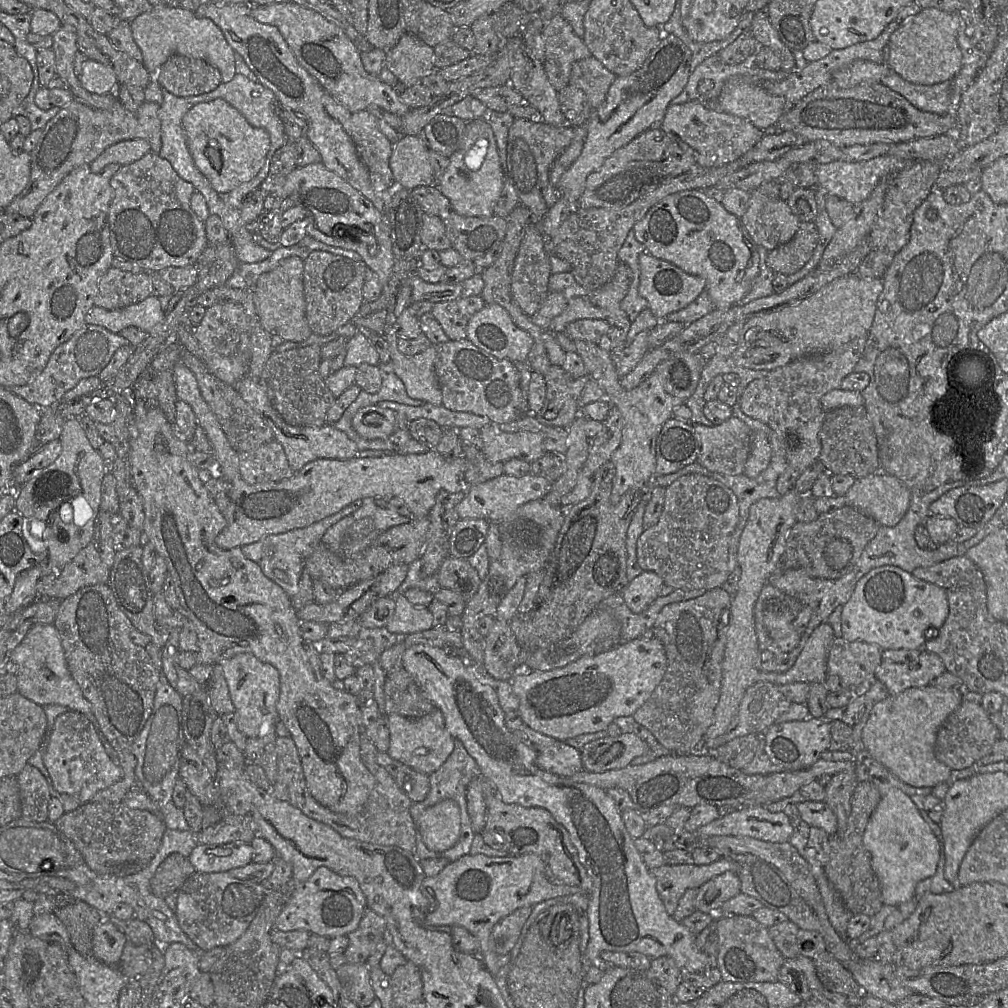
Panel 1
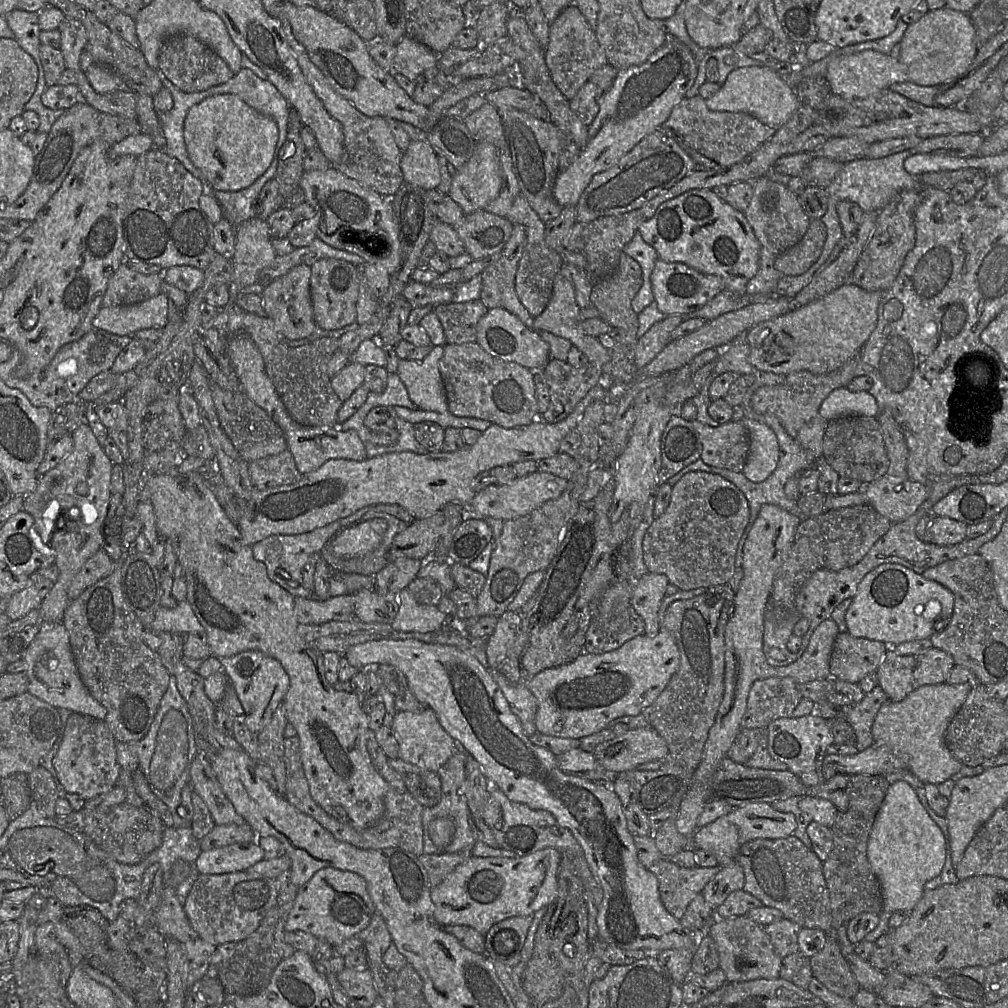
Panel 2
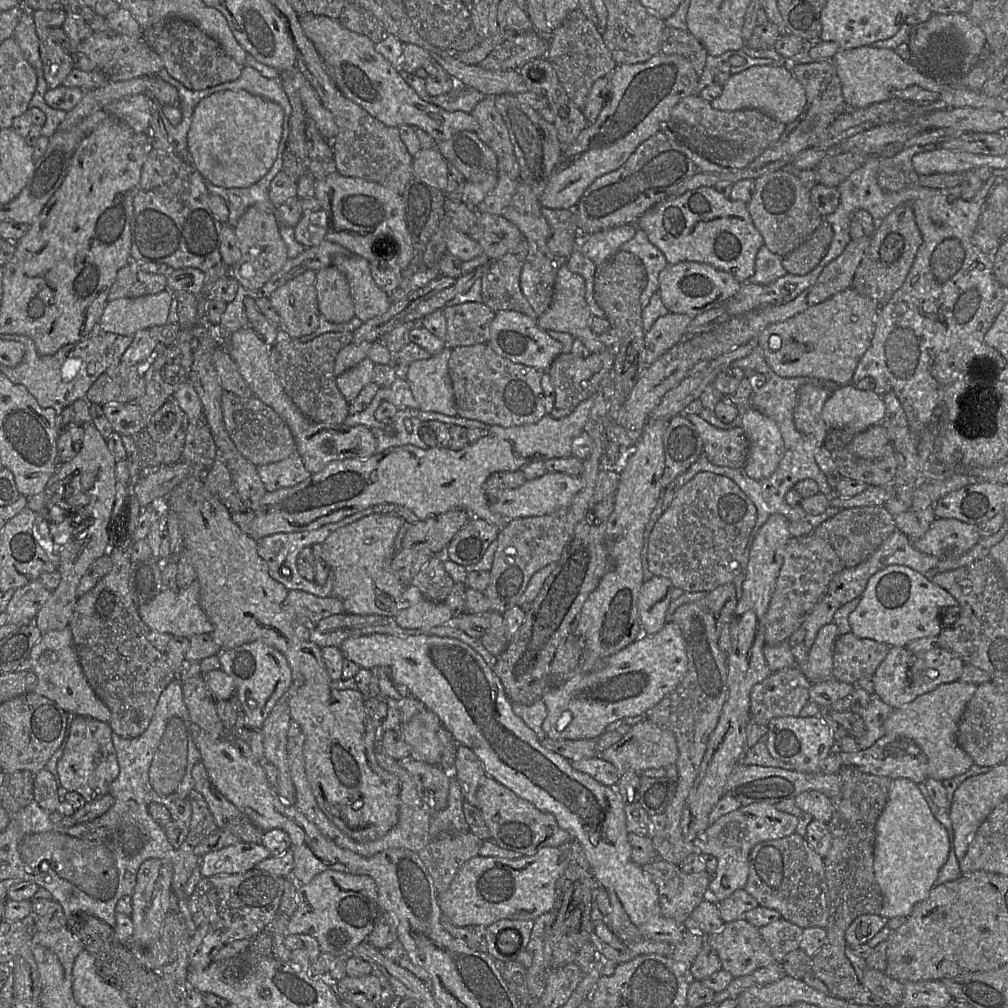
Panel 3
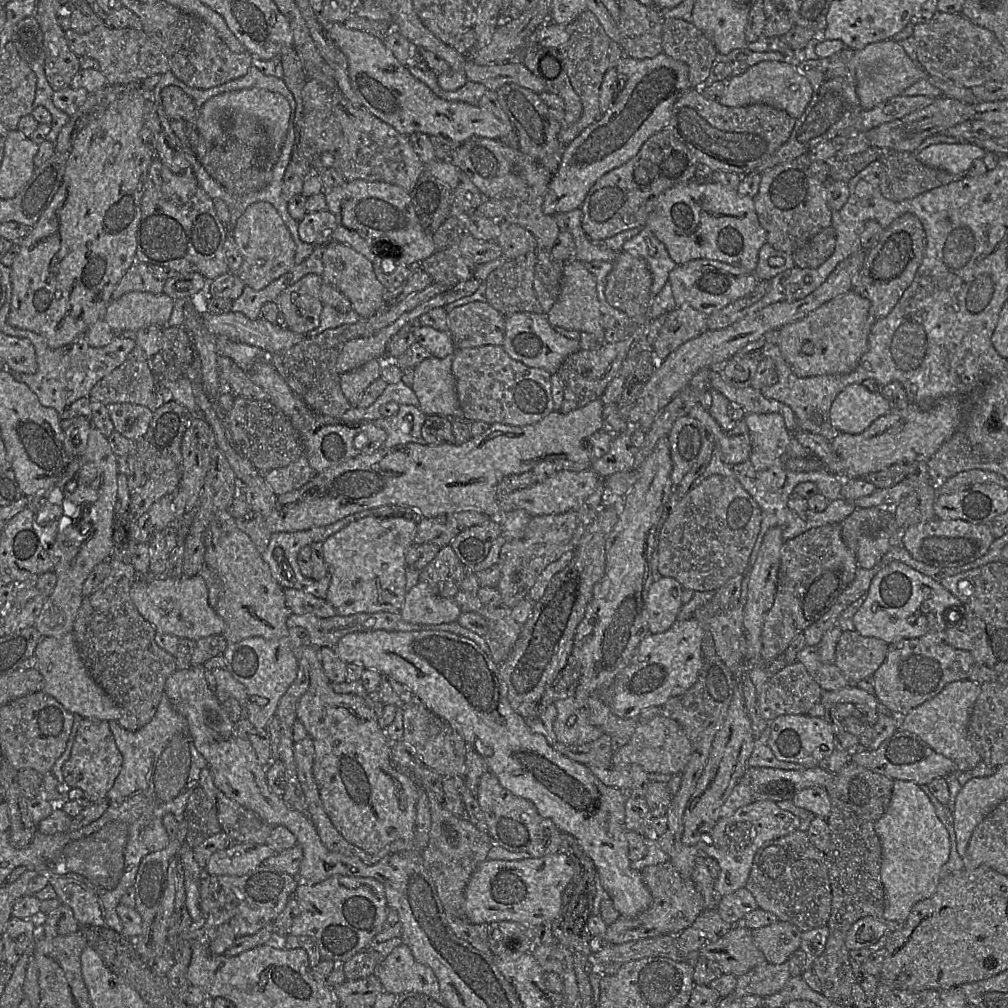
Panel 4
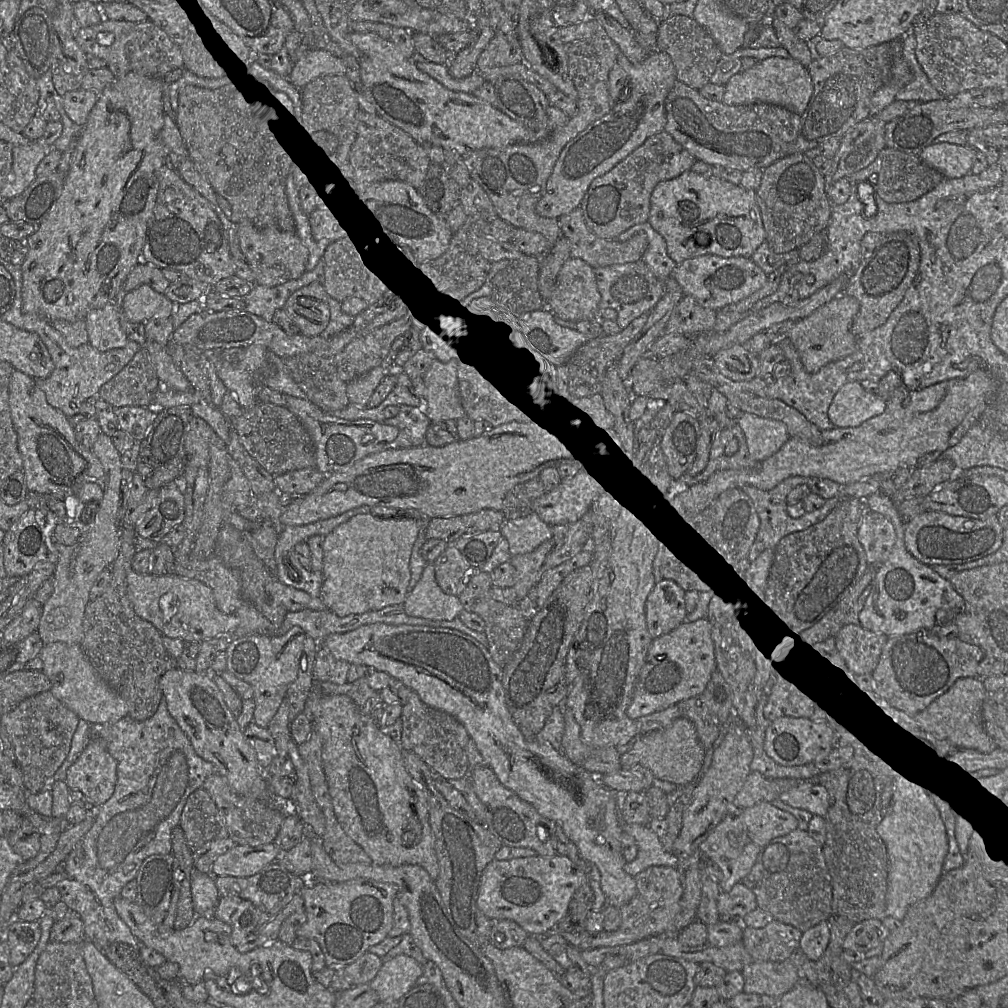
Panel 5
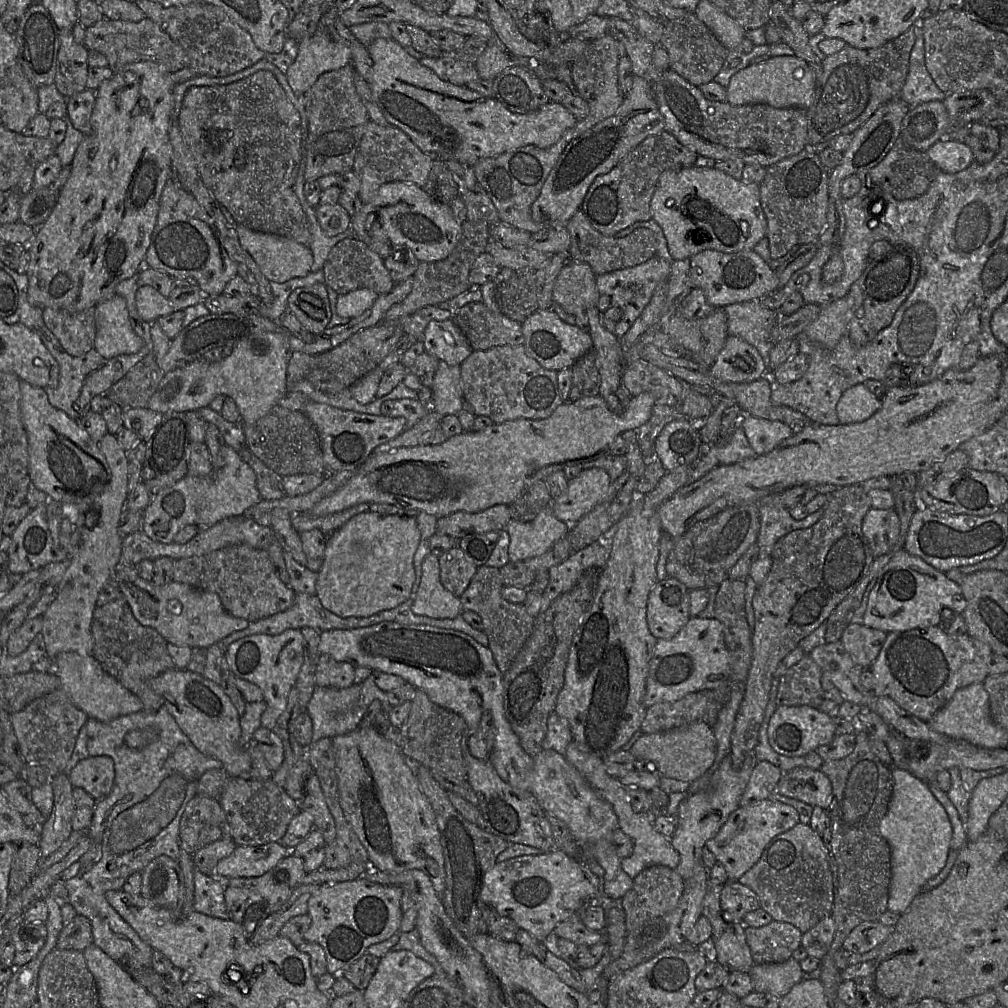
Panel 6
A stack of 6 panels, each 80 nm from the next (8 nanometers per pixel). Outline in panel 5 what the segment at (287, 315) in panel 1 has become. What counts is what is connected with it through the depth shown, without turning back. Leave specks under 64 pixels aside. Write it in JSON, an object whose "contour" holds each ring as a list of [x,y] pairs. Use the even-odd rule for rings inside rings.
{"contour":[[[317,281],[293,292],[283,310],[306,336],[319,335],[330,319],[328,294]]]}

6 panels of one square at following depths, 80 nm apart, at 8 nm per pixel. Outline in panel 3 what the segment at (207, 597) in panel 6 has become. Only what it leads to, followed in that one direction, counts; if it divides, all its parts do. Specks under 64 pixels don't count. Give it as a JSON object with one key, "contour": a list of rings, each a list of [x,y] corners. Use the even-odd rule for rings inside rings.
{"contour":[[[196,579],[184,589],[163,589],[155,598],[138,607],[143,622],[151,631],[168,633],[175,636],[192,637],[199,634],[211,634],[214,626],[209,621],[199,603],[200,584]]]}

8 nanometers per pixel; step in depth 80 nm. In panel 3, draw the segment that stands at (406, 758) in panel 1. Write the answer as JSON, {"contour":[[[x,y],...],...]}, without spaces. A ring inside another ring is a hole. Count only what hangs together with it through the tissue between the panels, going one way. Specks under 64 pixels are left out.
{"contour":[[[428,709],[415,714],[407,723],[402,723],[399,732],[411,749],[413,759],[430,765],[439,765],[443,745],[437,735],[442,723]]]}

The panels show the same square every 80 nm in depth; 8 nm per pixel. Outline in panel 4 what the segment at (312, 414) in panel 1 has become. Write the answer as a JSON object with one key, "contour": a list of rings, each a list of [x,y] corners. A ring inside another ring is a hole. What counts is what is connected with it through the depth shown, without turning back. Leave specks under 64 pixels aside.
{"contour":[[[361,318],[355,324],[327,329],[316,337],[307,338],[291,348],[272,354],[272,364],[295,395],[311,409],[321,415],[341,419],[351,404],[343,394],[337,359],[346,342],[363,337],[367,319]]]}

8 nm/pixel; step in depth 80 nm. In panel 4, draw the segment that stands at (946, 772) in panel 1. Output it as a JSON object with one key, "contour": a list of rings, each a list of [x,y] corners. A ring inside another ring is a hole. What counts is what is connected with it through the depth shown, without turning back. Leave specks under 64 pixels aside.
{"contour":[[[960,680],[949,683],[933,698],[900,717],[899,730],[916,734],[935,752],[951,759],[958,772],[965,772],[981,763],[981,757],[967,735],[968,720],[981,688],[976,682]]]}

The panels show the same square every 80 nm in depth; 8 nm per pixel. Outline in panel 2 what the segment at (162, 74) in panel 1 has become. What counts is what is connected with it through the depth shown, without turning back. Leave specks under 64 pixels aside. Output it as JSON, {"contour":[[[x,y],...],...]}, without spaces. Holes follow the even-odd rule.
{"contour":[[[187,34],[175,35],[163,43],[158,66],[157,70],[162,71],[173,85],[186,93],[204,91],[227,82],[235,75],[227,63],[210,47]]]}

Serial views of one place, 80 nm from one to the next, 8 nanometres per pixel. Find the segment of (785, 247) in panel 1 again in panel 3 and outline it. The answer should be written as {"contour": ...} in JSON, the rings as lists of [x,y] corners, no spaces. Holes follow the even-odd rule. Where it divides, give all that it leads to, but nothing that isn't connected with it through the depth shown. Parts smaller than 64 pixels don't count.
{"contour":[[[823,220],[807,240],[783,256],[782,266],[789,274],[806,275],[819,264],[832,238],[832,227]]]}

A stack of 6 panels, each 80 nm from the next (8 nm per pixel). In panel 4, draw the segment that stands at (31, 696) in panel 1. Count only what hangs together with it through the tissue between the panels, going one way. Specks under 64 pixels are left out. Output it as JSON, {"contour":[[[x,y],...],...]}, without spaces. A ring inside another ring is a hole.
{"contour":[[[73,632],[60,637],[42,637],[34,656],[37,659],[36,669],[45,680],[43,692],[55,698],[67,711],[82,718],[118,722],[121,711],[91,677],[80,656]]]}

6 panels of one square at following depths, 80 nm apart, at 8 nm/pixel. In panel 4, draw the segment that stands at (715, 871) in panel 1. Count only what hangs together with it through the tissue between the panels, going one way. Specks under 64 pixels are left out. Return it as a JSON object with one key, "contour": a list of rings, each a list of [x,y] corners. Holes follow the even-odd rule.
{"contour":[[[670,861],[646,866],[641,872],[644,884],[652,896],[649,908],[636,917],[619,916],[607,927],[603,939],[590,940],[590,947],[595,952],[603,945],[617,945],[644,938],[661,935],[677,935],[690,927],[704,910],[704,900],[692,879],[683,878]]]}

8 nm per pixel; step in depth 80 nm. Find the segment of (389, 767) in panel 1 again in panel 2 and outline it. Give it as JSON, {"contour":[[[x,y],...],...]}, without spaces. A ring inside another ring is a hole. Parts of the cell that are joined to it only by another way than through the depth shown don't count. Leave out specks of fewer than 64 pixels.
{"contour":[[[399,758],[389,759],[389,765],[402,777],[409,793],[424,807],[434,807],[440,802],[442,786],[437,772]]]}

